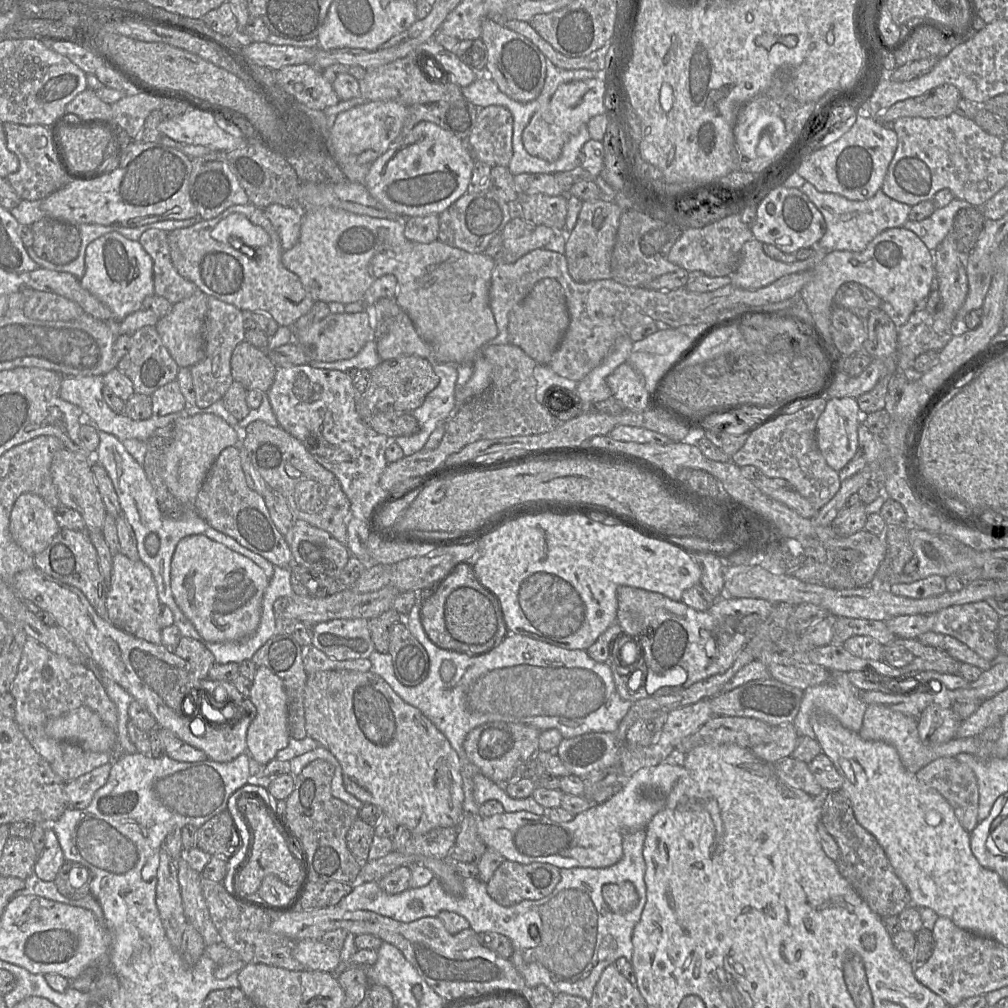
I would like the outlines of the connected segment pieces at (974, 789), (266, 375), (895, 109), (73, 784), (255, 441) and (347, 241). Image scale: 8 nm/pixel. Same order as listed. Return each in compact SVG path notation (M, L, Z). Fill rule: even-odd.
M940 757L916 772L916 777L947 800L966 831L970 833L979 823L978 782L974 771L967 764L956 757Z
M241 342L235 347L230 364L234 381L248 391L259 390L266 393L274 382L277 367L265 350L256 348L248 342Z
M944 84L921 96L899 101L887 109L880 109L873 118L883 124L903 117L942 118L955 112L962 96L957 87Z
M111 764L103 766L67 782L64 787L68 808L85 809L92 802L95 792L103 787L108 780Z
M257 420L241 429L242 446L255 469L269 488L282 495L296 520L328 532L341 544L347 544L347 523L351 516L350 501L338 479L323 468L303 444L284 431Z
M331 207L302 211L302 215L299 239L291 249L282 253L281 262L286 269L298 276L304 288L311 294L315 301L321 301L327 304L338 302L343 305L362 301L366 291L376 279L386 274L392 274L397 279L395 296L397 304L410 317L417 334L431 347L436 362L447 365L473 364L477 357L479 357L480 348L497 336L498 328L489 304L491 277L495 267L495 261L491 257L484 253L471 254L462 249L448 246L438 240L428 244L409 241L404 236L406 219L379 219Z

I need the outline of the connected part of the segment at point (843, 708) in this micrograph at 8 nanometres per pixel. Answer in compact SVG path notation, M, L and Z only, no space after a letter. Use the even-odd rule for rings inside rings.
M830 671L831 680L819 686L809 687L804 690L804 696L799 712L793 721L799 736L816 738L810 723L810 716L814 712L826 713L834 716L845 728L859 733L862 725L867 704L861 699L861 690L855 687L848 678L848 673Z

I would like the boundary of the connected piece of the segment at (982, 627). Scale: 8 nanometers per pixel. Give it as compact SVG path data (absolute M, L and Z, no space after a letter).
M985 600L954 605L936 613L932 631L956 638L991 661L999 654L996 641L999 619L995 609Z

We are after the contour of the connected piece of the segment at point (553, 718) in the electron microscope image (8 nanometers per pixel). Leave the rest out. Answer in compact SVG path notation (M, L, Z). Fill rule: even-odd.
M433 590L417 592L417 600L414 606L407 616L402 616L401 620L428 654L429 672L425 680L414 687L402 685L395 676L391 655L389 653L382 654L376 650L368 658L371 662L370 671L385 680L404 702L420 710L448 739L458 754L461 764L462 790L464 795L463 813L479 815L479 805L493 799L502 804L505 812L524 810L537 815L545 814L547 809L538 804L532 796L523 799L514 799L505 792L504 785L497 784L479 773L477 767L468 759L463 747L467 734L477 726L494 721L530 725L540 729L540 731L554 728L564 738L572 738L589 732L614 733L633 703L623 700L619 696L610 666L607 663L600 663L591 659L586 650L564 649L516 633L508 633L494 648L478 655L458 653L437 647L427 637L420 621L422 604L431 591ZM445 660L451 661L455 666L455 675L449 682L443 681L440 676L440 666Z

